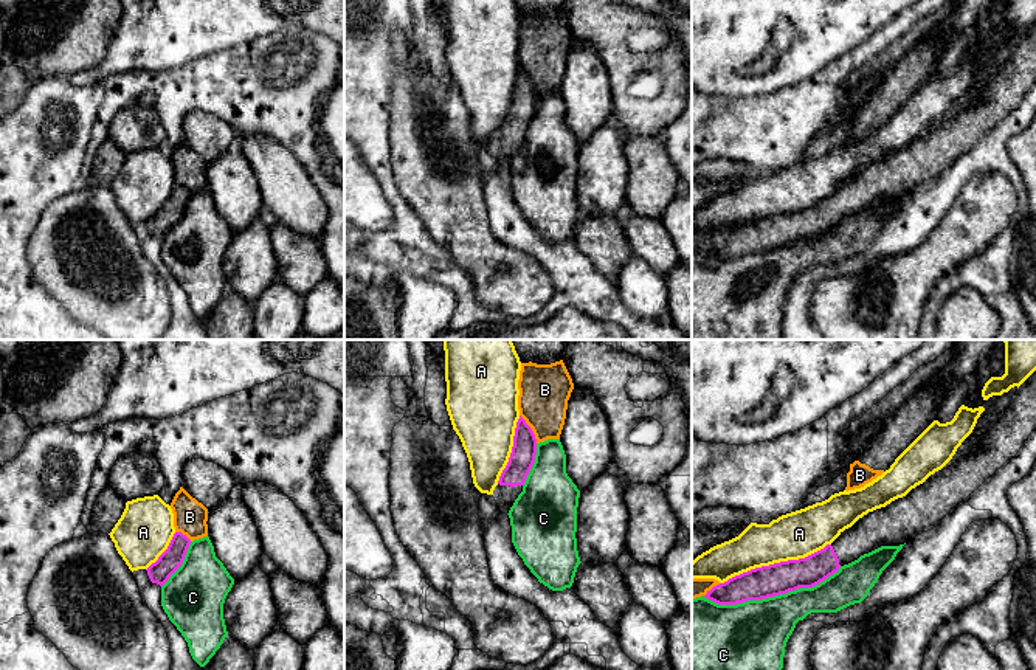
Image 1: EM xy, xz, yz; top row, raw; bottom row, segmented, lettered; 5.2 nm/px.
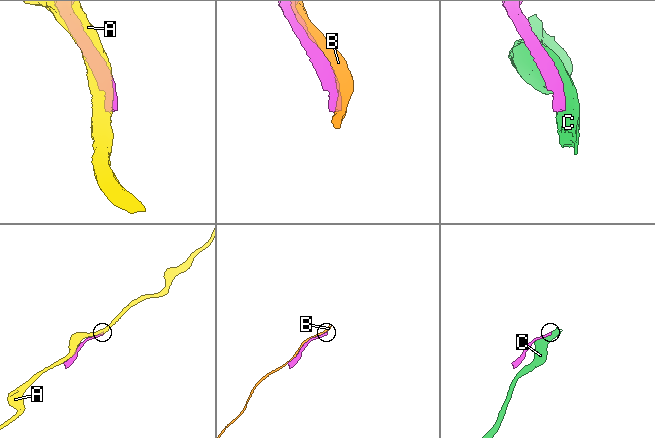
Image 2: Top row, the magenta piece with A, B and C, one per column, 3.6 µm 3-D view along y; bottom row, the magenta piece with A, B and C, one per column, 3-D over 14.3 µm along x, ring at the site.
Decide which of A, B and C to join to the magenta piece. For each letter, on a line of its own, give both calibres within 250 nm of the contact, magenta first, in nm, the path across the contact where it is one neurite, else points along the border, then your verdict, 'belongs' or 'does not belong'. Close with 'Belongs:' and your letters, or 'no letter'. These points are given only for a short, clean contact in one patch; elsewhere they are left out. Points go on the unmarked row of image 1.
A: 160 nm thick on the magenta side, 240 nm on the other; does not belong
B: 130 nm thick on the magenta side, 260 nm on the other; does not belong
C: 160 nm thick on the magenta side, 380 nm on the other; does not belong
Belongs: no letter

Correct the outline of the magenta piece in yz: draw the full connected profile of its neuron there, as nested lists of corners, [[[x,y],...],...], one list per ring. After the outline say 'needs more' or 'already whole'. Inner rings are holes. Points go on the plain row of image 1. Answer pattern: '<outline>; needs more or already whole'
[[[1036,23],[1017,40],[1002,71],[980,92],[977,104],[949,113],[906,149],[869,164],[824,202],[735,228],[704,250],[718,257],[737,257],[813,240],[864,206],[912,194],[937,180],[955,158],[1014,110],[1034,81]]]; needs more

